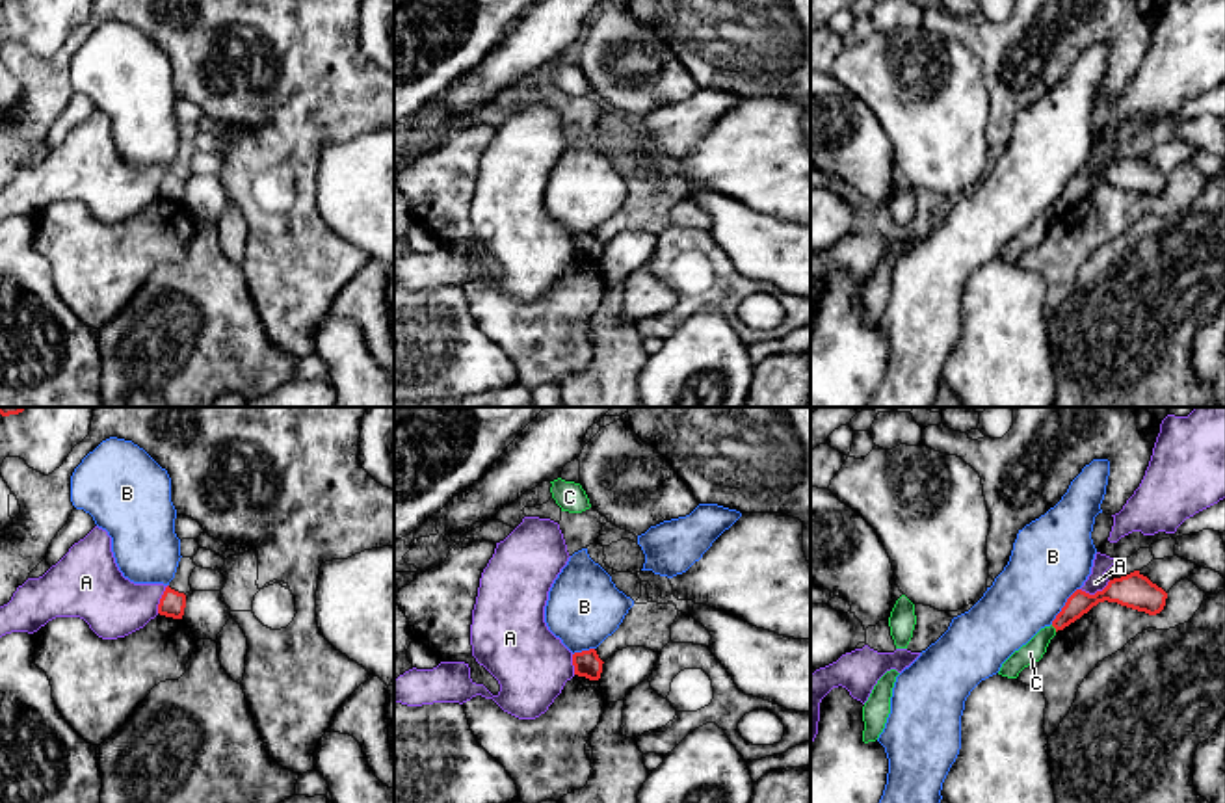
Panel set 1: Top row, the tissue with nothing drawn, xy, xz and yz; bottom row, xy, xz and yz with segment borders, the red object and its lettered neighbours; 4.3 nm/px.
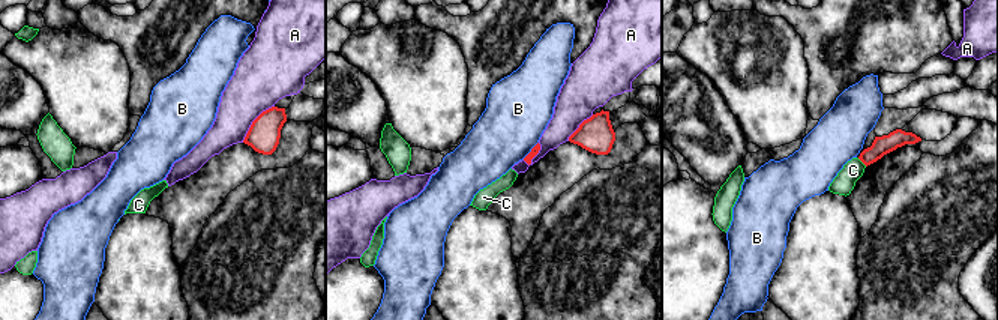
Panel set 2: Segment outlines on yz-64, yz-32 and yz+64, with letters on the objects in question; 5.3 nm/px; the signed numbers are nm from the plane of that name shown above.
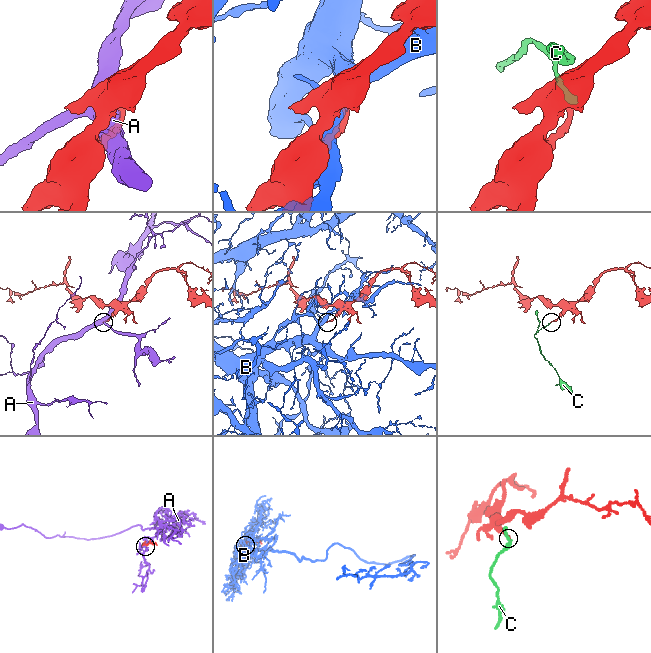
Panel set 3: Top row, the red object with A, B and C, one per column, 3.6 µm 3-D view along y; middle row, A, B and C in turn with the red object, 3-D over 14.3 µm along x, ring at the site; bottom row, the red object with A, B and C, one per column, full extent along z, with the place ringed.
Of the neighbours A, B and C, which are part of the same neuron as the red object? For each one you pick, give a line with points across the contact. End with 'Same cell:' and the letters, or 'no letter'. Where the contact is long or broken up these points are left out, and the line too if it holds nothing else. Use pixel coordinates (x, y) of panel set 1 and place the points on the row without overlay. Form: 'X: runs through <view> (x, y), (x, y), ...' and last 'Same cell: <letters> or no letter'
Same cell: no letter

